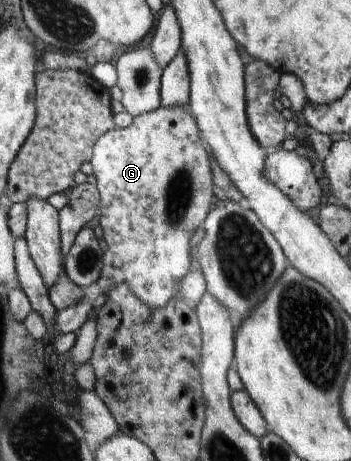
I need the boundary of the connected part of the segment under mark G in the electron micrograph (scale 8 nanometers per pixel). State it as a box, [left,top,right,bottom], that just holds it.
[91,106,213,310]

